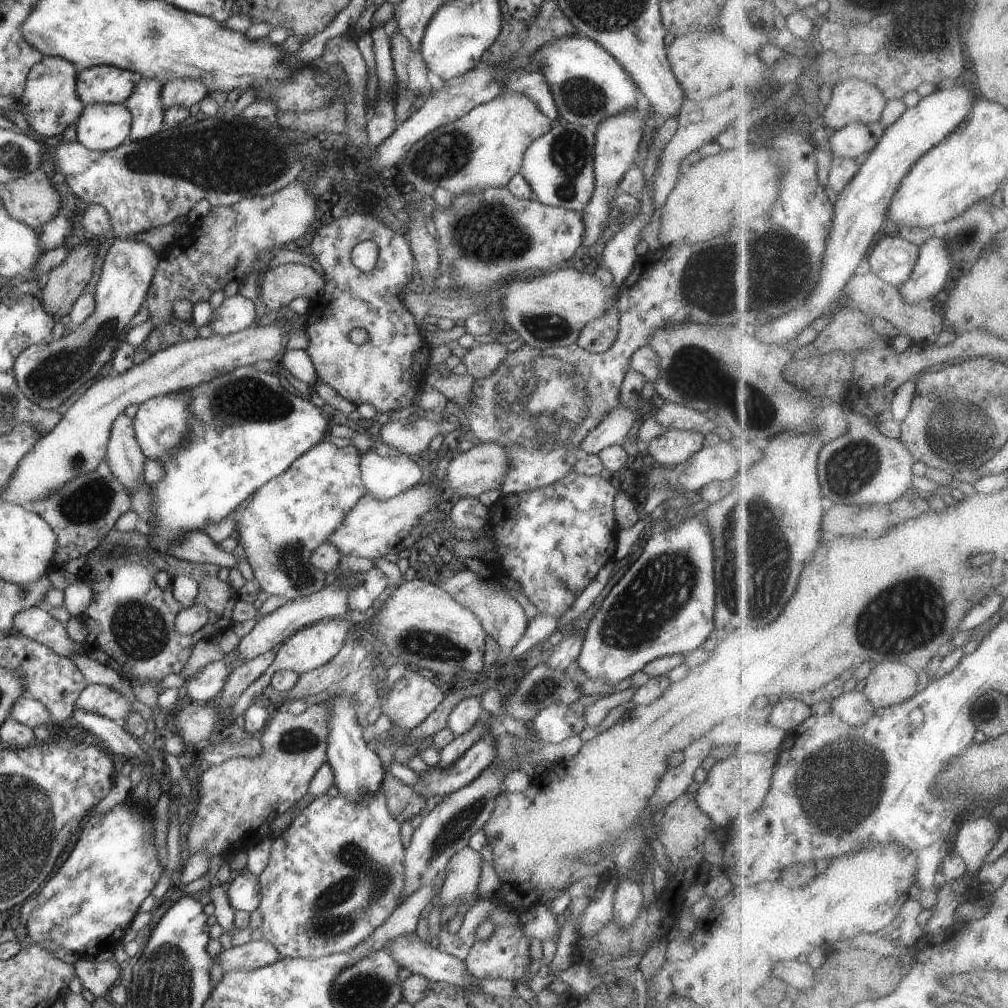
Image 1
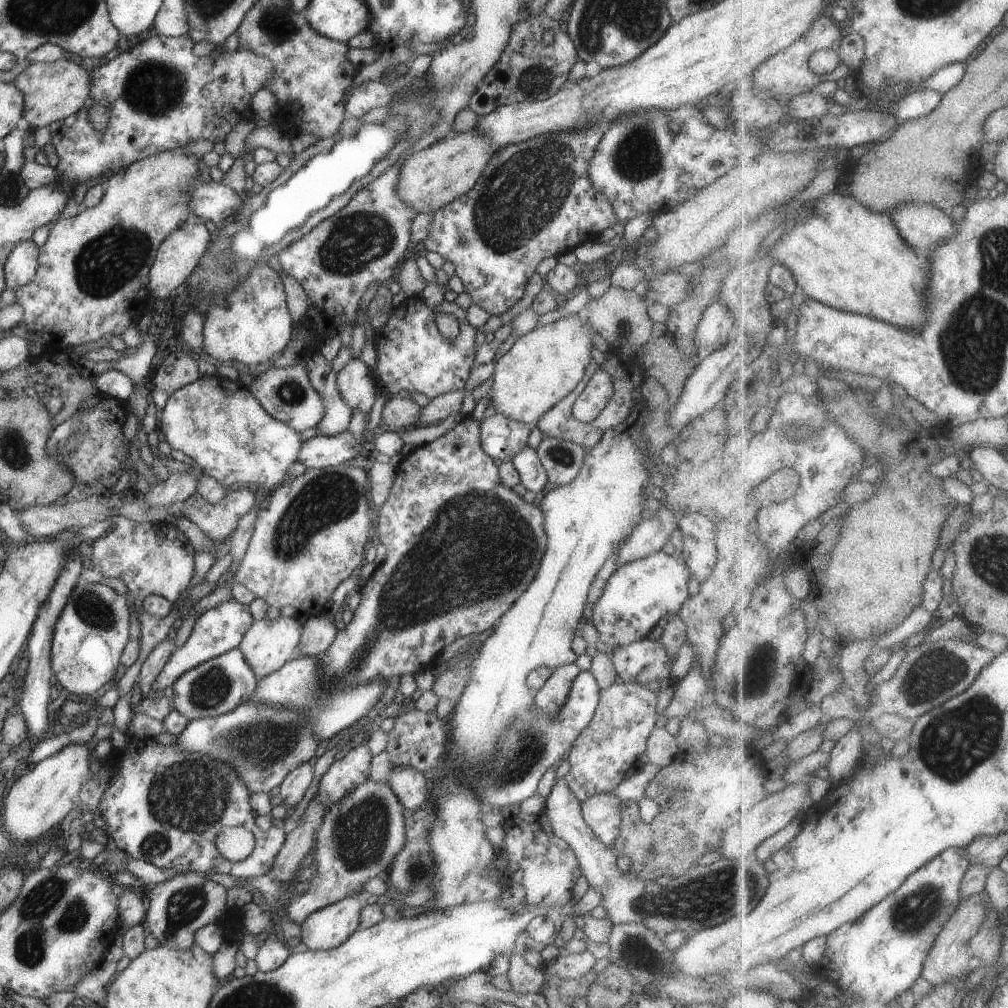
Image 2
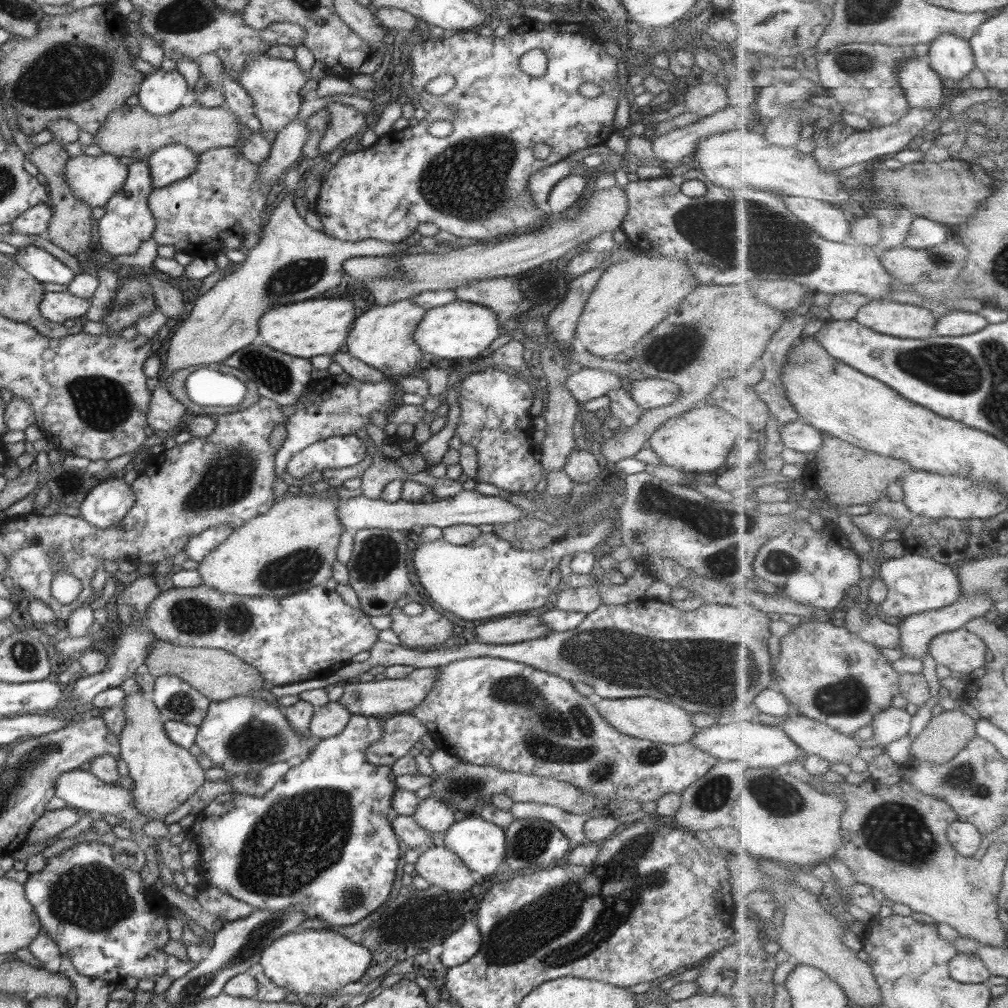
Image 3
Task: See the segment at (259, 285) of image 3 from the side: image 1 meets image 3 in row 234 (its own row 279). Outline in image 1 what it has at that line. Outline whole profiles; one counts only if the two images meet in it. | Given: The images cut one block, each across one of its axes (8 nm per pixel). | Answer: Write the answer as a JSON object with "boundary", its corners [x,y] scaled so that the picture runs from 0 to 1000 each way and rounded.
{"boundary":[[[285,261],[266,266],[256,280],[256,294],[263,306],[278,307],[292,296],[307,296],[310,300],[324,284],[323,273],[298,261]]]}

